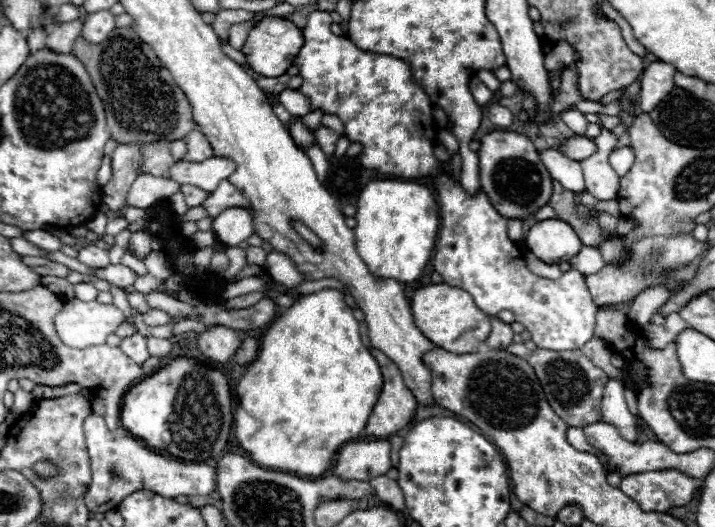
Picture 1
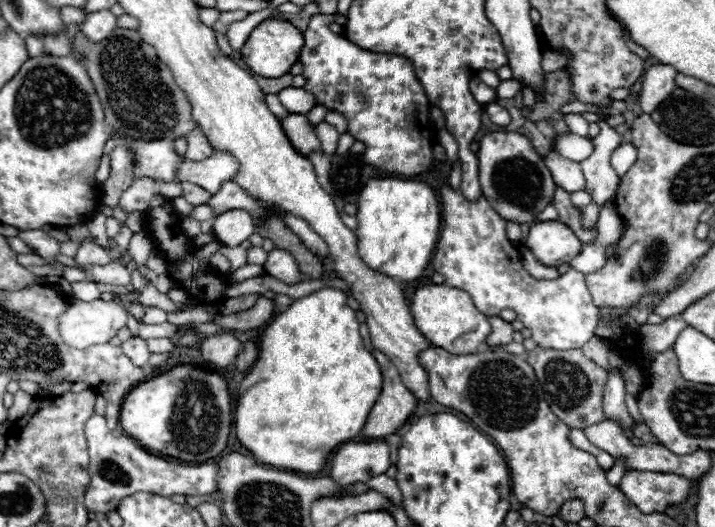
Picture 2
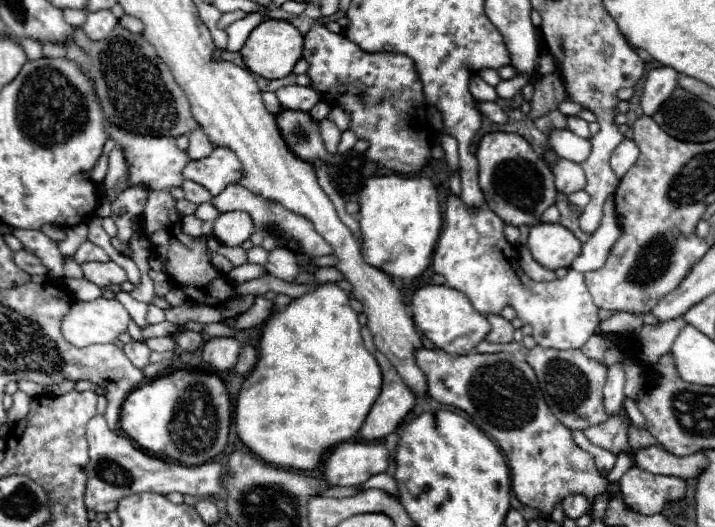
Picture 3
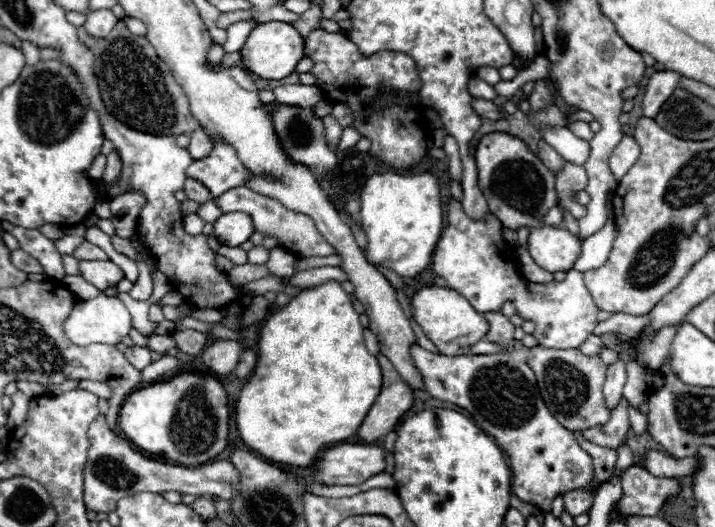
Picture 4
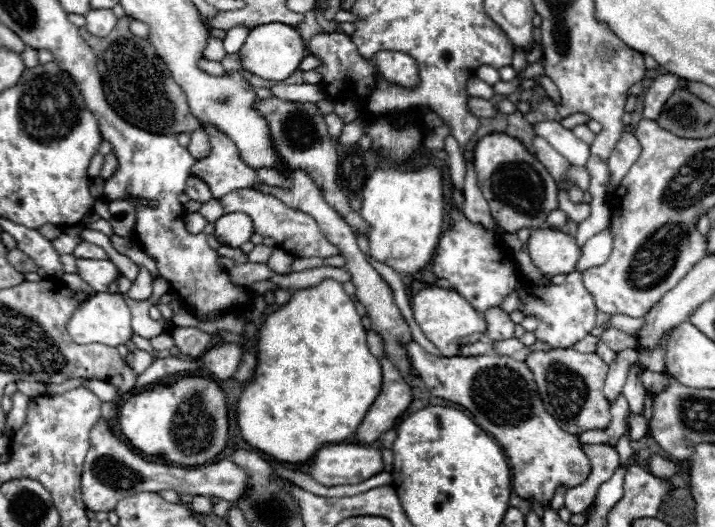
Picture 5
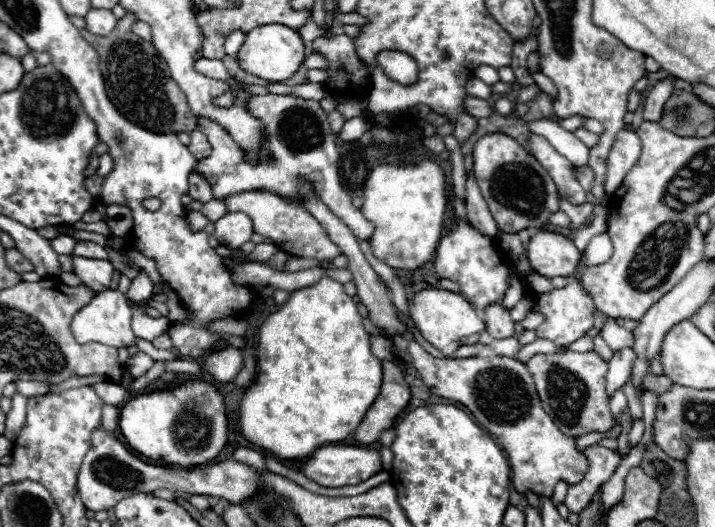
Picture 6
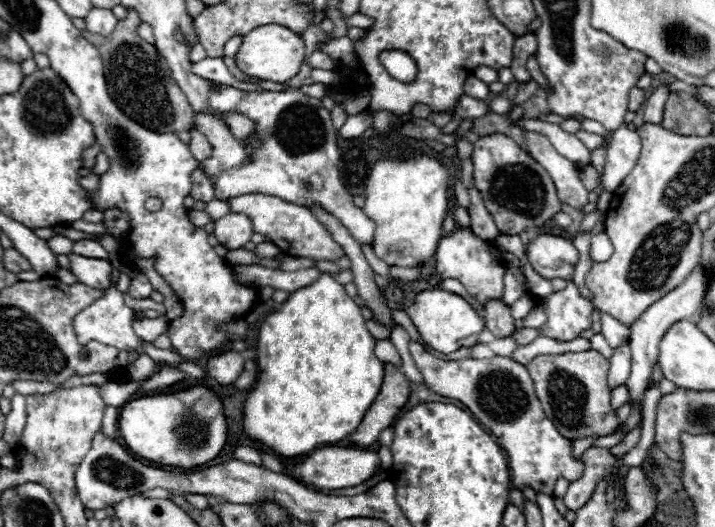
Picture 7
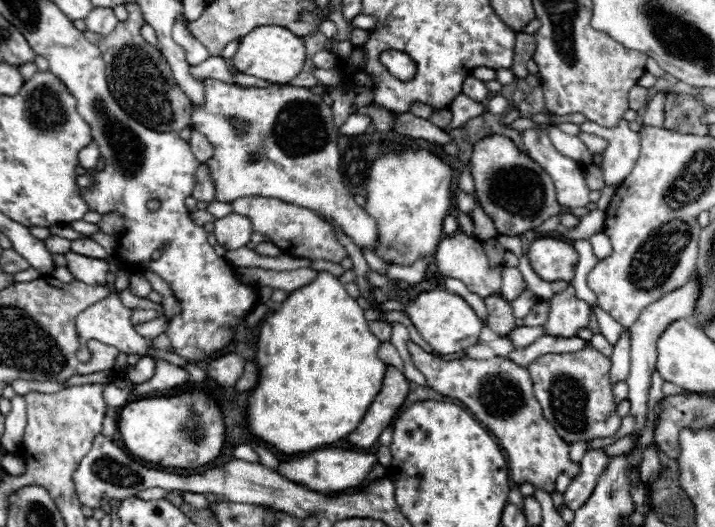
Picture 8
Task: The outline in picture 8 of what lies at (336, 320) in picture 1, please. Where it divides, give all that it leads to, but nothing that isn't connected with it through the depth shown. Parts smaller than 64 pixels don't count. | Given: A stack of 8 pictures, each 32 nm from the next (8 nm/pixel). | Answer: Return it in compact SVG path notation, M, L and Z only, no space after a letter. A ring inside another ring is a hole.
M318 272L310 284L290 292L280 310L260 324L256 346L260 380L248 398L248 430L284 454L310 452L346 438L358 428L382 388L386 364L378 358L378 348L380 340L370 332L364 310L348 296L344 284L330 272Z

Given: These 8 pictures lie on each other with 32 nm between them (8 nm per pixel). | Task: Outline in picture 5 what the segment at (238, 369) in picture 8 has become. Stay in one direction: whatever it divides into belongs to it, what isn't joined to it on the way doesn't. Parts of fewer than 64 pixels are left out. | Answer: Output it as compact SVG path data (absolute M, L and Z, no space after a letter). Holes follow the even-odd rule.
M230 342L212 346L204 356L202 356L204 368L210 372L214 380L228 380L236 374L240 362L242 362L242 348Z

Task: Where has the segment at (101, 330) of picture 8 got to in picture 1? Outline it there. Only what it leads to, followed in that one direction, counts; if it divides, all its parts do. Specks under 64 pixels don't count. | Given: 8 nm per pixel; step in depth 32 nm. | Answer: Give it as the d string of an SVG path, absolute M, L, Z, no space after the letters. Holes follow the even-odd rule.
M78 298L68 300L64 310L56 316L56 332L66 346L86 348L104 344L110 334L126 320L124 312L114 304L82 302Z

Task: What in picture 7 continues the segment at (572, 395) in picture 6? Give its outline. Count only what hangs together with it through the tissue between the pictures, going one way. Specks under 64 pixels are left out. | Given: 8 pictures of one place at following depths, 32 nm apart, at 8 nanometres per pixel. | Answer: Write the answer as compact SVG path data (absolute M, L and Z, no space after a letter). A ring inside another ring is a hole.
M590 348L586 352L546 354L534 358L526 368L534 380L536 396L542 402L546 416L556 424L558 432L564 438L578 440L588 436L610 436L618 430L620 420L610 406L610 362L600 352Z

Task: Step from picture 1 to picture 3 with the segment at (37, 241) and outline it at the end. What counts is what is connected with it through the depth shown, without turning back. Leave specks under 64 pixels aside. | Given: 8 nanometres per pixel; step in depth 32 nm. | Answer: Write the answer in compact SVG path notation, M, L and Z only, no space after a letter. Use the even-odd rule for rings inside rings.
M12 228L12 230L14 230L14 236L22 242L24 250L42 260L42 264L48 268L50 276L64 278L62 254L58 252L58 246L54 240L50 240L40 230L22 230L22 228Z

